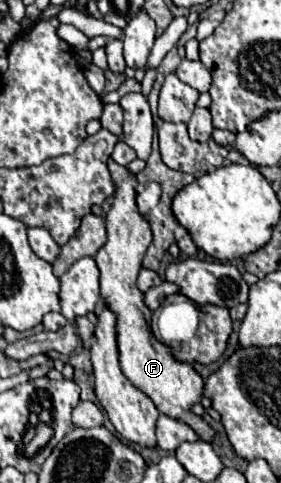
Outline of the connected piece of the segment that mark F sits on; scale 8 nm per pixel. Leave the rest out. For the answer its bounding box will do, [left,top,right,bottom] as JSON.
[94,161,214,441]

